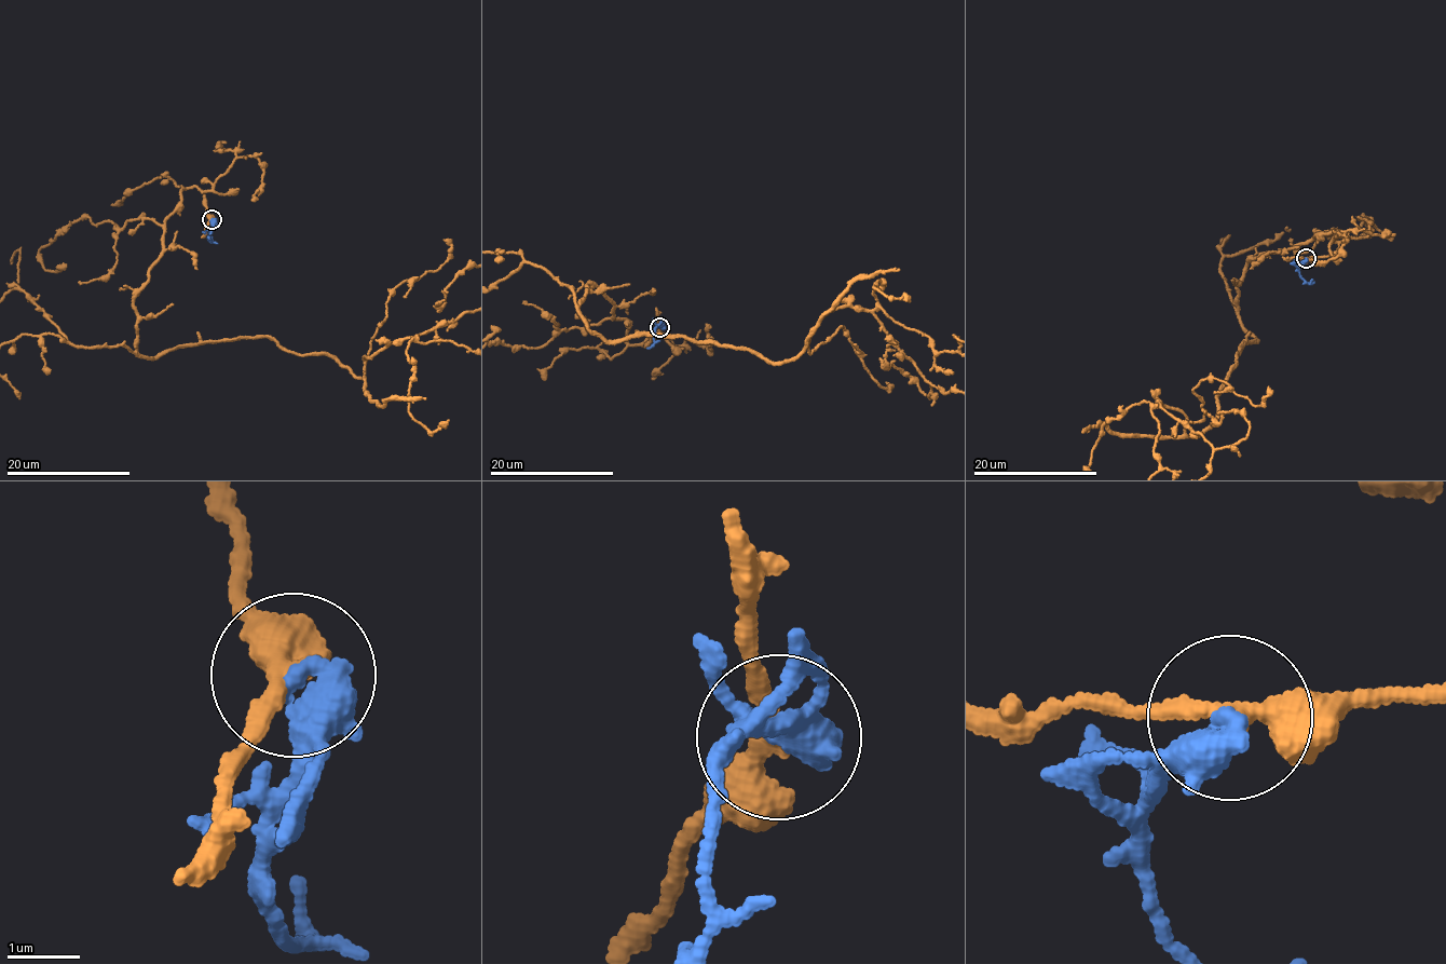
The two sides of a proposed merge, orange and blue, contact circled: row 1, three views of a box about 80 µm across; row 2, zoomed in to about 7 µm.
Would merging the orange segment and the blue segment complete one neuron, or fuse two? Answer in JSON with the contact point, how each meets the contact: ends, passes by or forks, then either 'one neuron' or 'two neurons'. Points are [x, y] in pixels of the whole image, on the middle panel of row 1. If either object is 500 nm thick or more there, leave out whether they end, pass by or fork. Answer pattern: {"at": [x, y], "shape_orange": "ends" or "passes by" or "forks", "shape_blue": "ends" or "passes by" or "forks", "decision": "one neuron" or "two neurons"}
{"at": [659, 327], "decision": "two neurons"}

